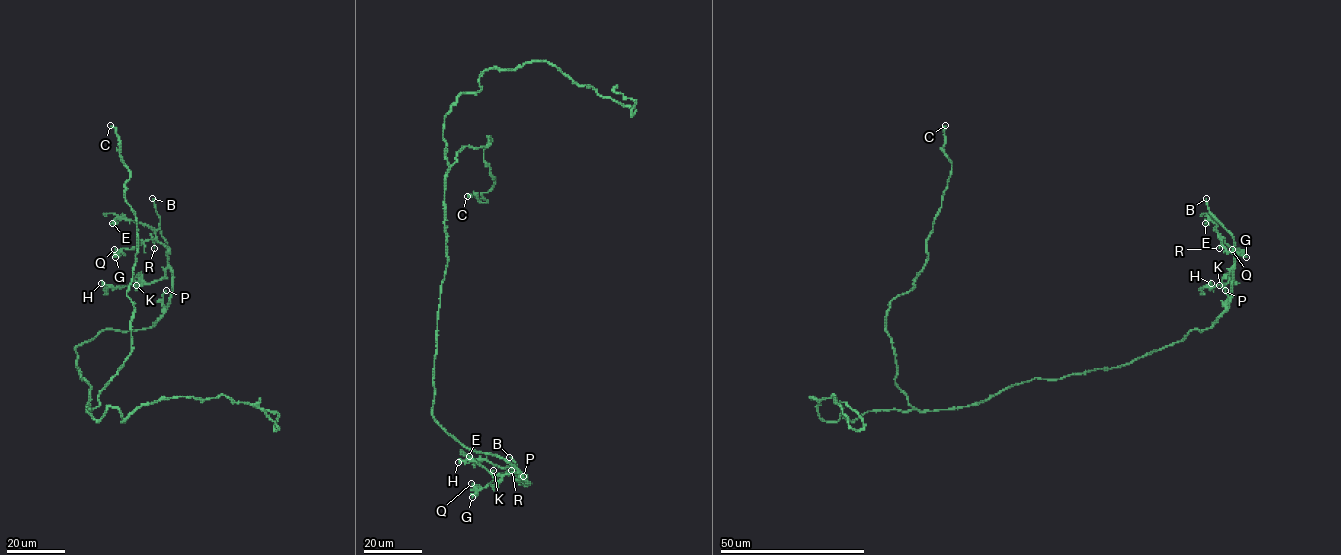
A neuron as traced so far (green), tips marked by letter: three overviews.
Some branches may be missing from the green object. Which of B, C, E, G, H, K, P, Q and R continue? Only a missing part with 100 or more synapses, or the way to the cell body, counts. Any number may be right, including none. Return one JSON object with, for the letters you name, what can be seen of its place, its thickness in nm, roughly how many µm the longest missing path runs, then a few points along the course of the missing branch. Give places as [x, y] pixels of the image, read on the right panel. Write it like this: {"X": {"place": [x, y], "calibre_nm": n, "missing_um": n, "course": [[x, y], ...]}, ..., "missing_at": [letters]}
{"B": {"place": [1206, 198], "calibre_nm": 220, "missing_um": 7}, "missing_at": ["B"]}

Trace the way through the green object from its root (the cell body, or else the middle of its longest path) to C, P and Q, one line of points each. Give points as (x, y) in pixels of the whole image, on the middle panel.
C: (446, 238), (447, 170), (489, 136), (493, 185), (486, 202), (467, 196)
P: (446, 238), (447, 264), (437, 321), (432, 414), (466, 447), (498, 455), (521, 473), (519, 479), (523, 476)
Q: (446, 238), (433, 417), (466, 447), (509, 461), (530, 484), (512, 471), (482, 488), (471, 483)

